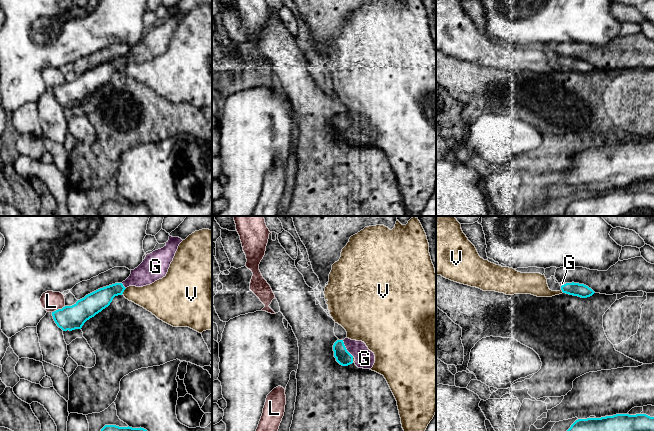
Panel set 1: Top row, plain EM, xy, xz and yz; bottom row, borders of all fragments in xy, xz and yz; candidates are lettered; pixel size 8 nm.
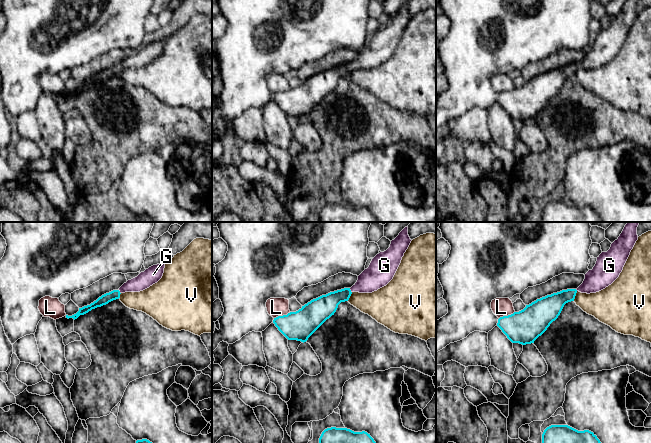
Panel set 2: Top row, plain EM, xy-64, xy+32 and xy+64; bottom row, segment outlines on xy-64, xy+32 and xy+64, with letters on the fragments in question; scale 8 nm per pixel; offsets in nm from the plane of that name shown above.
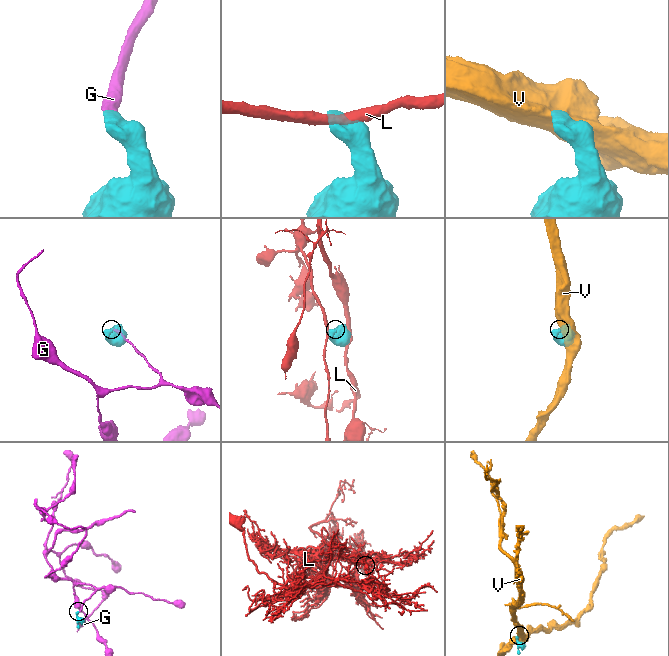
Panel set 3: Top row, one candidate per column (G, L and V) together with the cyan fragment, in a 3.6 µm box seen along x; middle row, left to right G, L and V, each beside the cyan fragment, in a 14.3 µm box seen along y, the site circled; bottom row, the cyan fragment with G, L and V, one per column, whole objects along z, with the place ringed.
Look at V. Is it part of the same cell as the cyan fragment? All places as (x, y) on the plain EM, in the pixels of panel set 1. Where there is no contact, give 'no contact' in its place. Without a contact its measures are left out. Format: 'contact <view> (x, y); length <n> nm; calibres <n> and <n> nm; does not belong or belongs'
contact xy (123, 67); length 60 nm; calibres 170 and 220 nm; does not belong

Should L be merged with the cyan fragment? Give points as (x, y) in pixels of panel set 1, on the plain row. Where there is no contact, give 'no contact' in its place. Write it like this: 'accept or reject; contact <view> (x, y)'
reject; contact xy (58, 85)

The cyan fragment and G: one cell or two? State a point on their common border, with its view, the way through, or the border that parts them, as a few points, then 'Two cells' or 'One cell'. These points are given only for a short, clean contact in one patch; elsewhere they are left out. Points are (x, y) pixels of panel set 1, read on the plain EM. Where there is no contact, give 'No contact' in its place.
Touches cyan at xz (345, 124). Path across: xz (343, 133), (345, 124), (354, 124), (364, 134). One cell

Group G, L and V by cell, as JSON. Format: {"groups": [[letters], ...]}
{"groups": [["G"], ["L"], ["V"]]}

